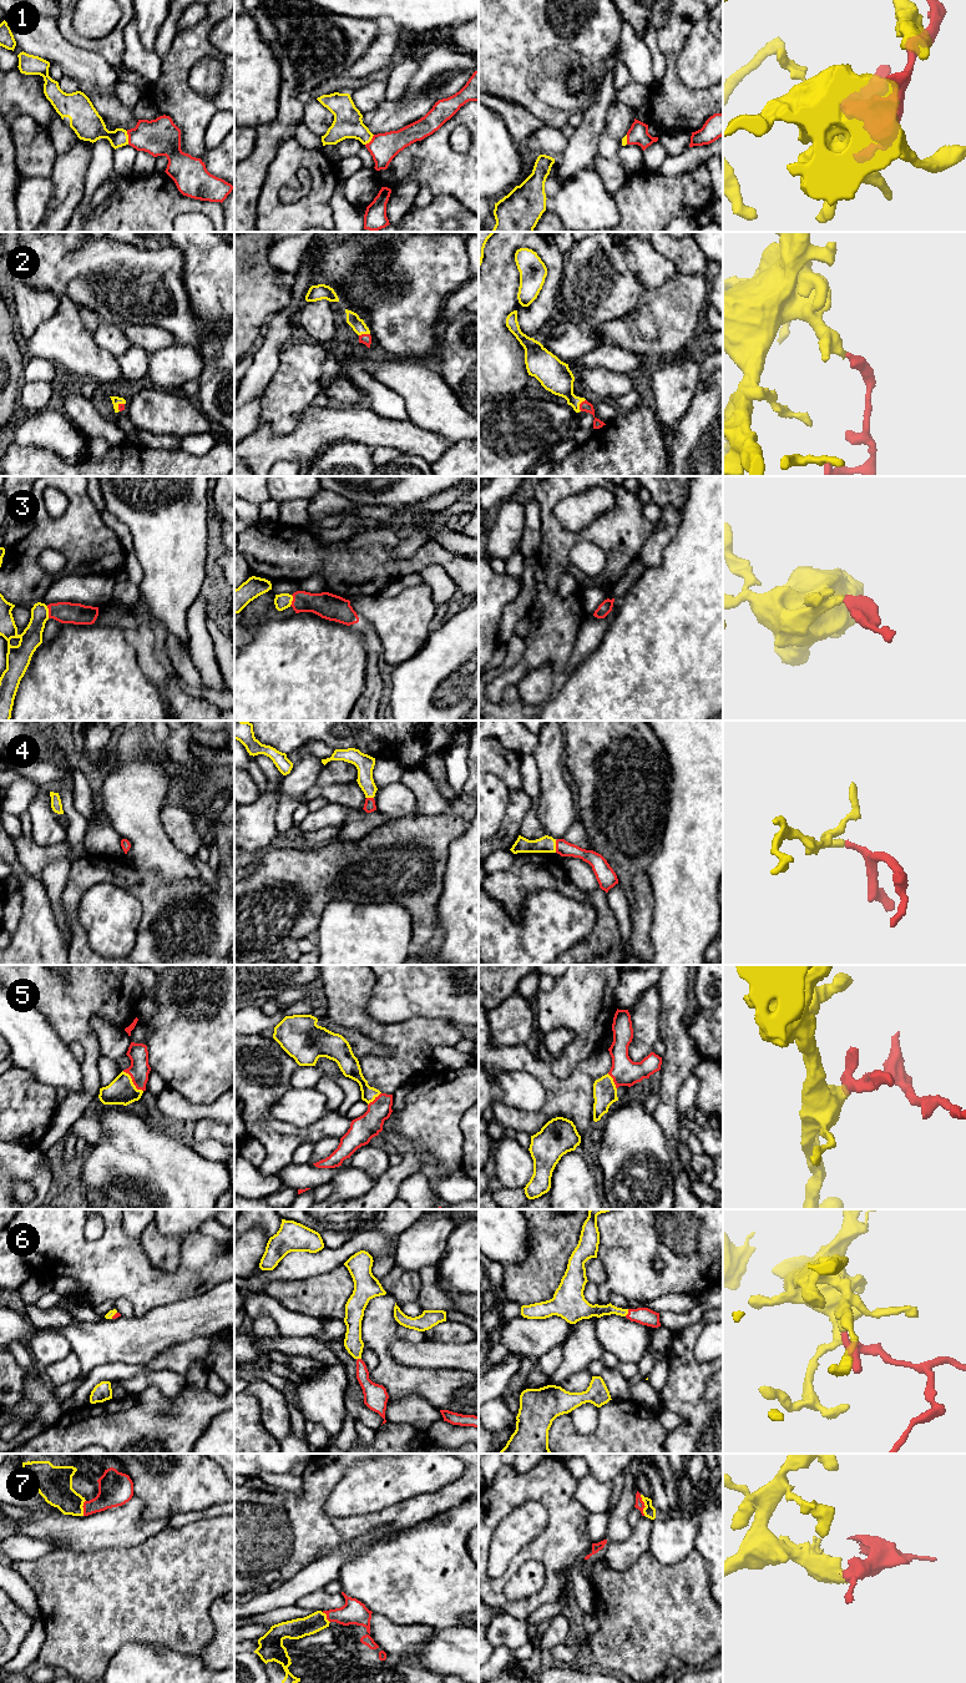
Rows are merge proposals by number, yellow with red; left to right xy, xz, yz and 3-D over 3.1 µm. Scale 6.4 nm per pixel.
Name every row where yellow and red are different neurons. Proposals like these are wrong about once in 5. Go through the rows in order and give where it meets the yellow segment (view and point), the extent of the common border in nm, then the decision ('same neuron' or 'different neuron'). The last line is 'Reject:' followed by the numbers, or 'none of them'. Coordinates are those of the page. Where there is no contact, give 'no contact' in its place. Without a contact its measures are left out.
1: meets yellow in xy at (127, 137); contact 90 nm long; same neuron
2: meets yellow in yz at (578, 405); contact 90 nm long; same neuron
3: meets yellow in xy at (47, 612); contact 80 nm long; same neuron
4: meets yellow in yz at (555, 847); contact 80 nm long; same neuron
5: meets yellow in xy at (131, 1081); contact 190 nm long; same neuron
6: meets yellow in yz at (627, 1313); contact 50 nm long; same neuron
7: meets yellow in yz at (645, 1505); contact 140 nm long; same neuron
Reject: none of them

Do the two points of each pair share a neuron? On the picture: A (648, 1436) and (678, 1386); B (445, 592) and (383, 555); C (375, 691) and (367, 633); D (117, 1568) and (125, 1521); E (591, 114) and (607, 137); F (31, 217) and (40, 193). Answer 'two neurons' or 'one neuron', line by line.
A: two neurons
B: two neurons
C: one neuron
D: two neurons
E: two neurons
F: one neuron

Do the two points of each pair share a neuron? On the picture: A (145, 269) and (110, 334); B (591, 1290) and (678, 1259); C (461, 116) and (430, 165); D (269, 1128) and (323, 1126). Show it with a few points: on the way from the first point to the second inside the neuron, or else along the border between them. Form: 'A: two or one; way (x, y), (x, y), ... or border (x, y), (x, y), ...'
A: two; border (101, 321), (115, 323), (124, 328)
B: two; border (598, 1285), (598, 1300), (596, 1303)
C: one; way (449, 127), (440, 137), (434, 152)
D: one; way (283, 1135), (309, 1135)

